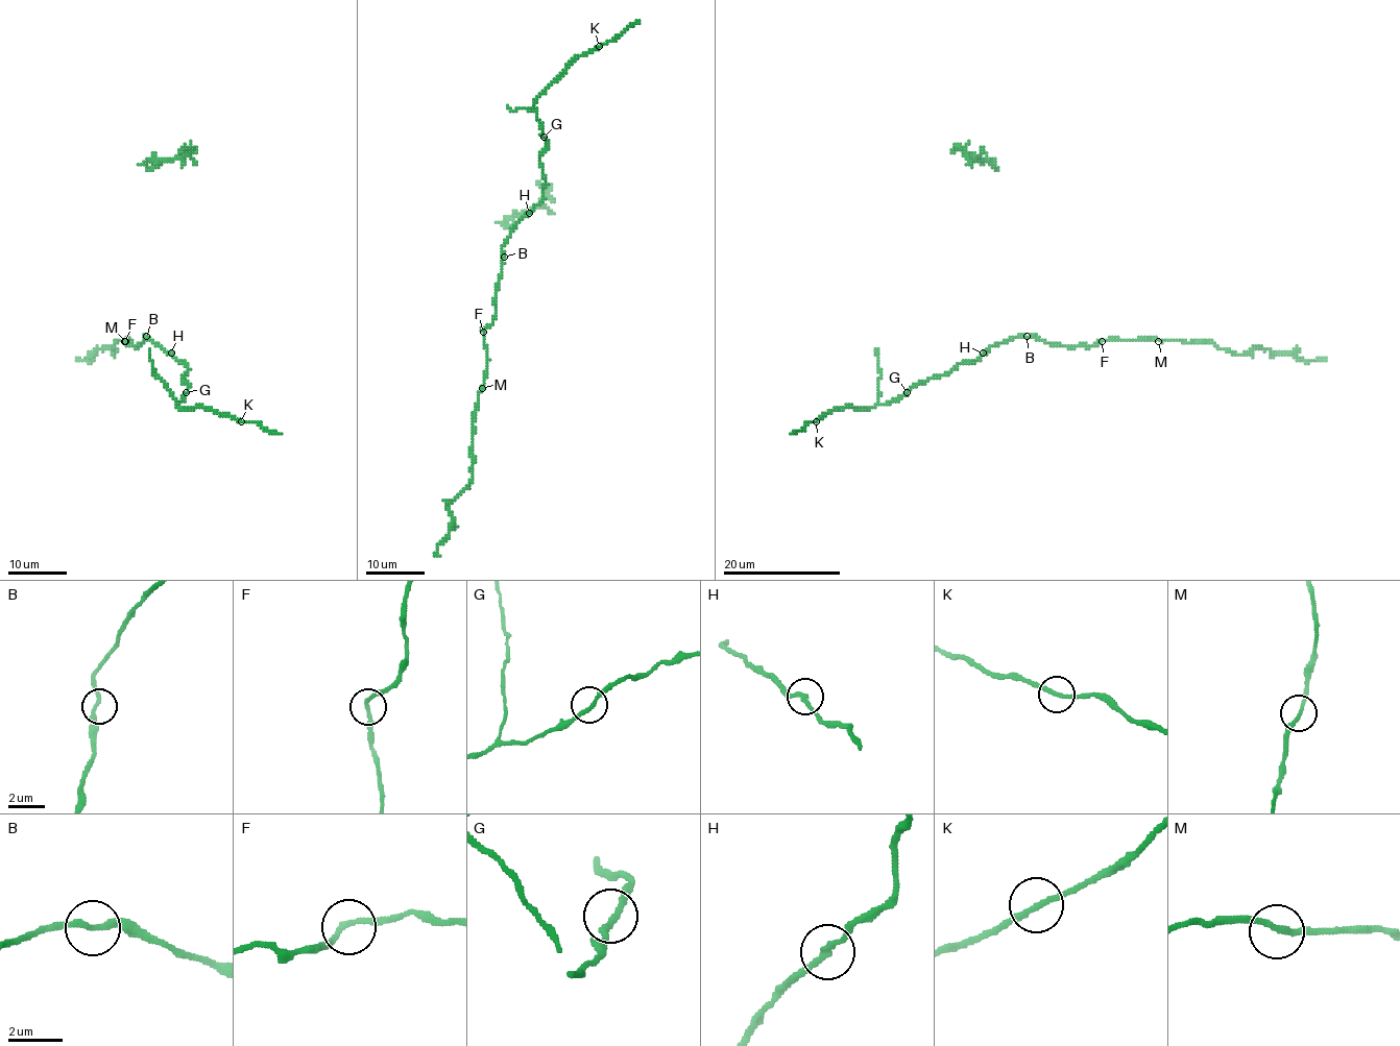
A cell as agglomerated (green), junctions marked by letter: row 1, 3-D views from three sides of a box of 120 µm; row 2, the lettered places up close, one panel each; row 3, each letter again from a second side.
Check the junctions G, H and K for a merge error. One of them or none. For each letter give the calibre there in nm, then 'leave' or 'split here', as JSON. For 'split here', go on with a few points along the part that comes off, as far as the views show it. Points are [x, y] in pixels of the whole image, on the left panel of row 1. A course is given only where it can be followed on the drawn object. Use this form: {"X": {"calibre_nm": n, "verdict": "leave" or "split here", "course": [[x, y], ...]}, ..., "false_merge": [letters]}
{"G": {"calibre_nm": 200, "verdict": "leave"}, "H": {"calibre_nm": 220, "verdict": "leave"}, "K": {"calibre_nm": 200, "verdict": "leave"}, "false_merge": []}

